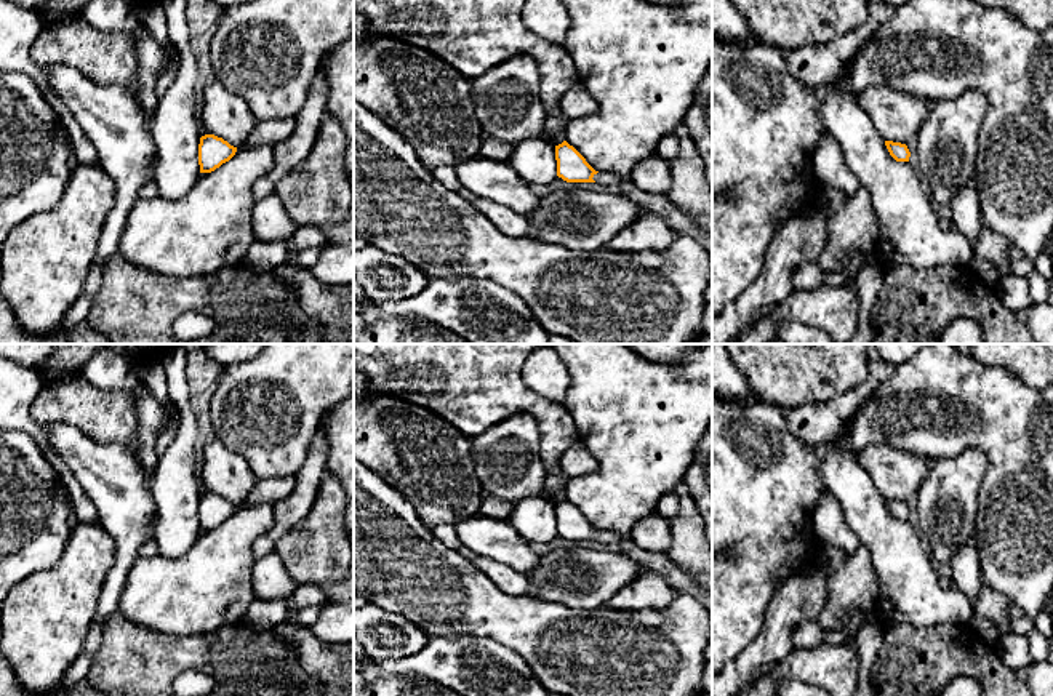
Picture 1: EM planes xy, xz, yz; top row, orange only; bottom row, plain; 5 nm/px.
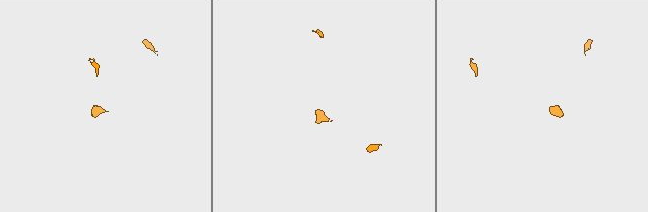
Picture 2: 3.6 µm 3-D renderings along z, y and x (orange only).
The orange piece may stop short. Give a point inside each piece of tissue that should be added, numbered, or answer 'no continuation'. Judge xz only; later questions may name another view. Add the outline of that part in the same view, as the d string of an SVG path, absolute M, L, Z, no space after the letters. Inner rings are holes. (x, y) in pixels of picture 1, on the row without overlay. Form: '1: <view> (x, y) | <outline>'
1: xz (602, 536) | M597 531L592 538L605 544L623 542L626 539L626 536L615 531Z

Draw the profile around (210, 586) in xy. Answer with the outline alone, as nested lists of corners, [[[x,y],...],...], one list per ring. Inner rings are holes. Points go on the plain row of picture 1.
[[[240,504],[229,520],[211,531],[200,531],[184,555],[138,558],[126,578],[117,611],[130,622],[171,635],[197,635],[243,622],[251,603],[258,600],[251,581],[256,560],[253,544],[274,523],[274,504]]]

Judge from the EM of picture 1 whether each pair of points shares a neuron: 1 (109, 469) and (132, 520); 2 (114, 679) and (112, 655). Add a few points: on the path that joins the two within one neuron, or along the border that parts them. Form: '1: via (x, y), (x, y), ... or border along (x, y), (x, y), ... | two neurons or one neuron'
1: via (116, 482), (124, 490), (127, 508) | one neuron
2: via (114, 672), (114, 661) | one neuron

